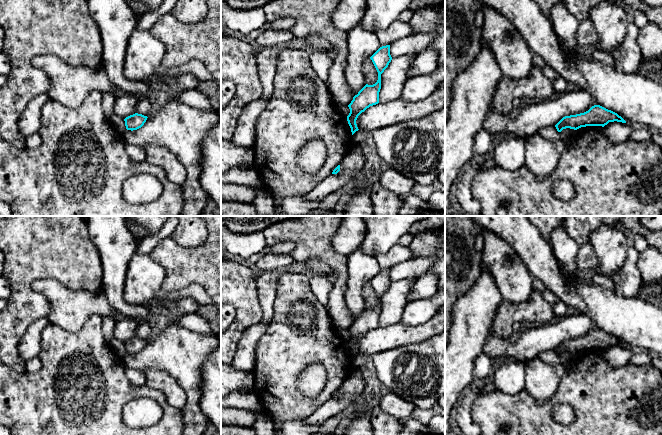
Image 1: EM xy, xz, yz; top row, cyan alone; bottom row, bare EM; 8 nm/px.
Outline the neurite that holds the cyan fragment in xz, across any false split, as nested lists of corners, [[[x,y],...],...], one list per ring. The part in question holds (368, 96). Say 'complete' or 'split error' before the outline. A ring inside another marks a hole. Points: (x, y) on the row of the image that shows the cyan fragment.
complete; [[[390,45],[380,47],[371,57],[377,72],[378,80],[373,85],[366,84],[357,95],[353,97],[353,100],[348,105],[350,113],[347,116],[348,124],[351,128],[352,135],[358,131],[356,120],[358,116],[364,112],[370,106],[379,103],[379,92],[381,89],[381,74],[388,67],[392,60],[390,55]]]

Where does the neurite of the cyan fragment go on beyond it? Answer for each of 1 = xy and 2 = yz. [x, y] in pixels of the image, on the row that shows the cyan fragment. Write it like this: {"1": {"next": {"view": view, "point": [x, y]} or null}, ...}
{"1": {"next": null}, "2": {"next": null}}

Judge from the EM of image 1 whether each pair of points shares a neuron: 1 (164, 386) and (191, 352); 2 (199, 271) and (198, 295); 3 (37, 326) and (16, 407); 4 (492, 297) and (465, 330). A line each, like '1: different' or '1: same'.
1: different
2: different
3: different
4: same

